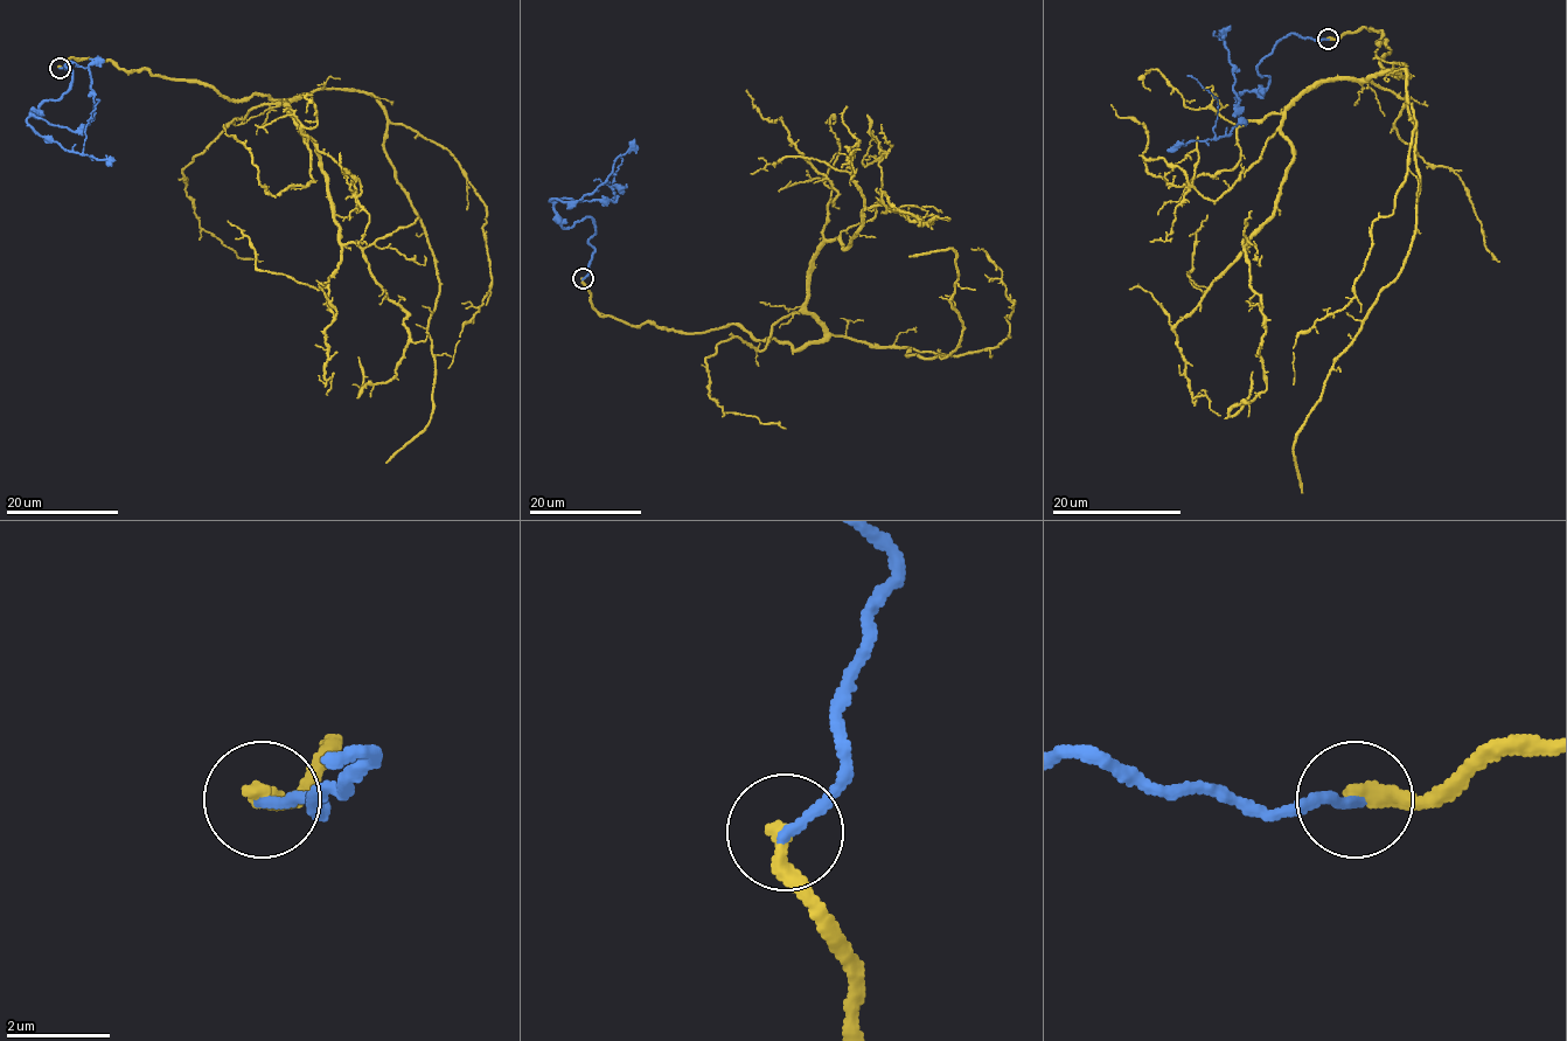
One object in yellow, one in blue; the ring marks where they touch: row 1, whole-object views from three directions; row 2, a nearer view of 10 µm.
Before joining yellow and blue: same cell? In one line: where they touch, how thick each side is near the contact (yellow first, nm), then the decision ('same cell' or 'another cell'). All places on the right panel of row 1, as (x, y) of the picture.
place (1328, 39); calibres 360 and 220 nm; same cell

